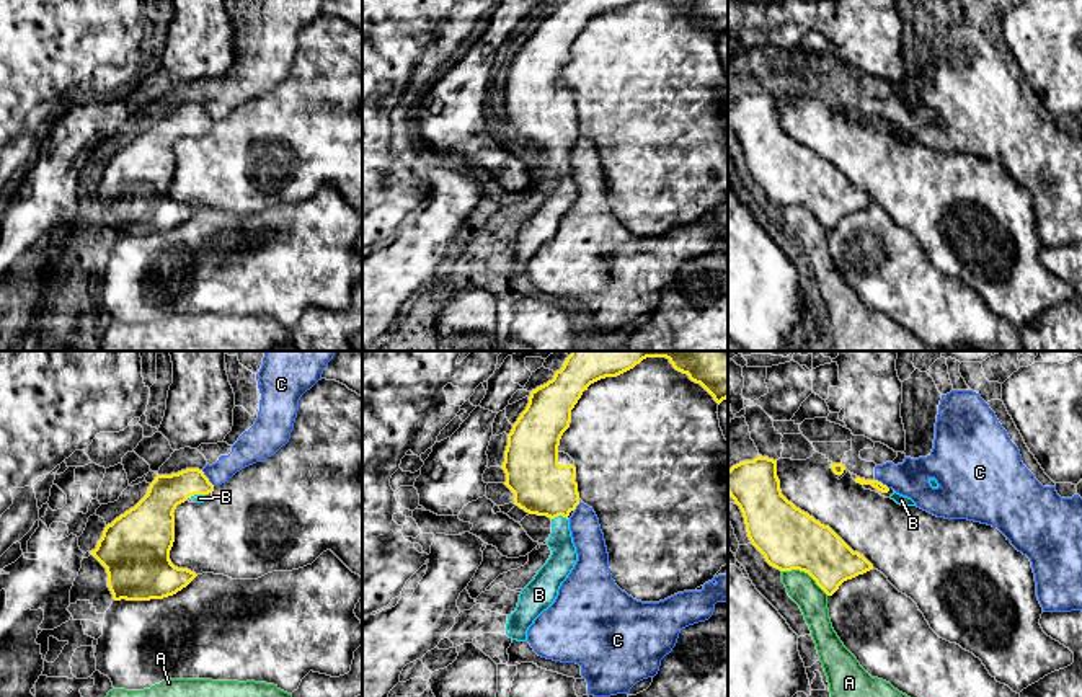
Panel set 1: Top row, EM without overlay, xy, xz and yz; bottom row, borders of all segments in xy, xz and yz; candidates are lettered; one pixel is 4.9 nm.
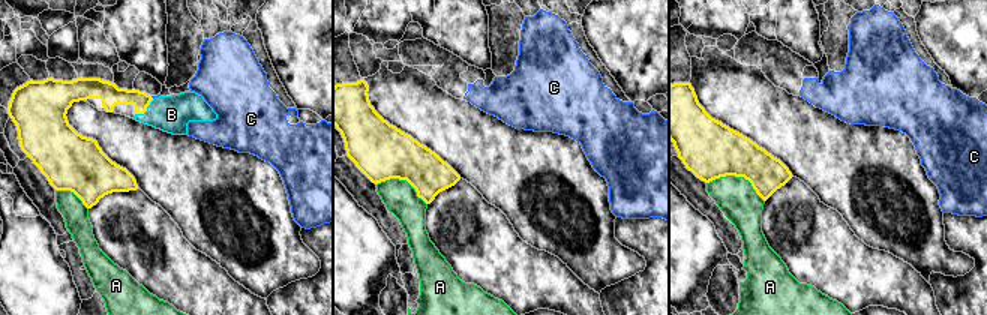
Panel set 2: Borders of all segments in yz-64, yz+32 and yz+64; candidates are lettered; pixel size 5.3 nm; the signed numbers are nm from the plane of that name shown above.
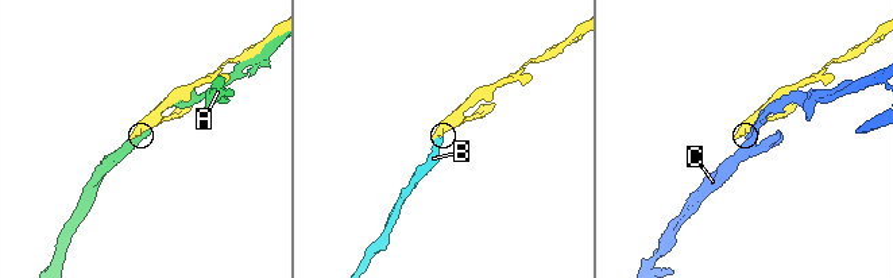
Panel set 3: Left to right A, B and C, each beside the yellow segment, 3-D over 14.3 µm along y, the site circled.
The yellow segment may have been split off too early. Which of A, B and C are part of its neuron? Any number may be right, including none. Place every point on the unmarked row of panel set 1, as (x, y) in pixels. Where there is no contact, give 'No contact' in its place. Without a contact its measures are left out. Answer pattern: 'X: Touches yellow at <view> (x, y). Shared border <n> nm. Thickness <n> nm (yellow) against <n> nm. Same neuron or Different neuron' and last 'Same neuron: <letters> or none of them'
A: Touches yellow at yz (805, 206). Shared border 260 nm. Thickness 300 nm (yellow) against 150 nm. Different neuron
B: Touches yellow at xz (558, 149). Shared border 80 nm. Thickness 280 nm (yellow) against 130 nm. Same neuron
C: Touches yellow at xy (208, 113). Shared border 100 nm. Thickness 170 nm (yellow) against 150 nm. Different neuron
Same neuron: B

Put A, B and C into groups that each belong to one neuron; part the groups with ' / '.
A / B / C

